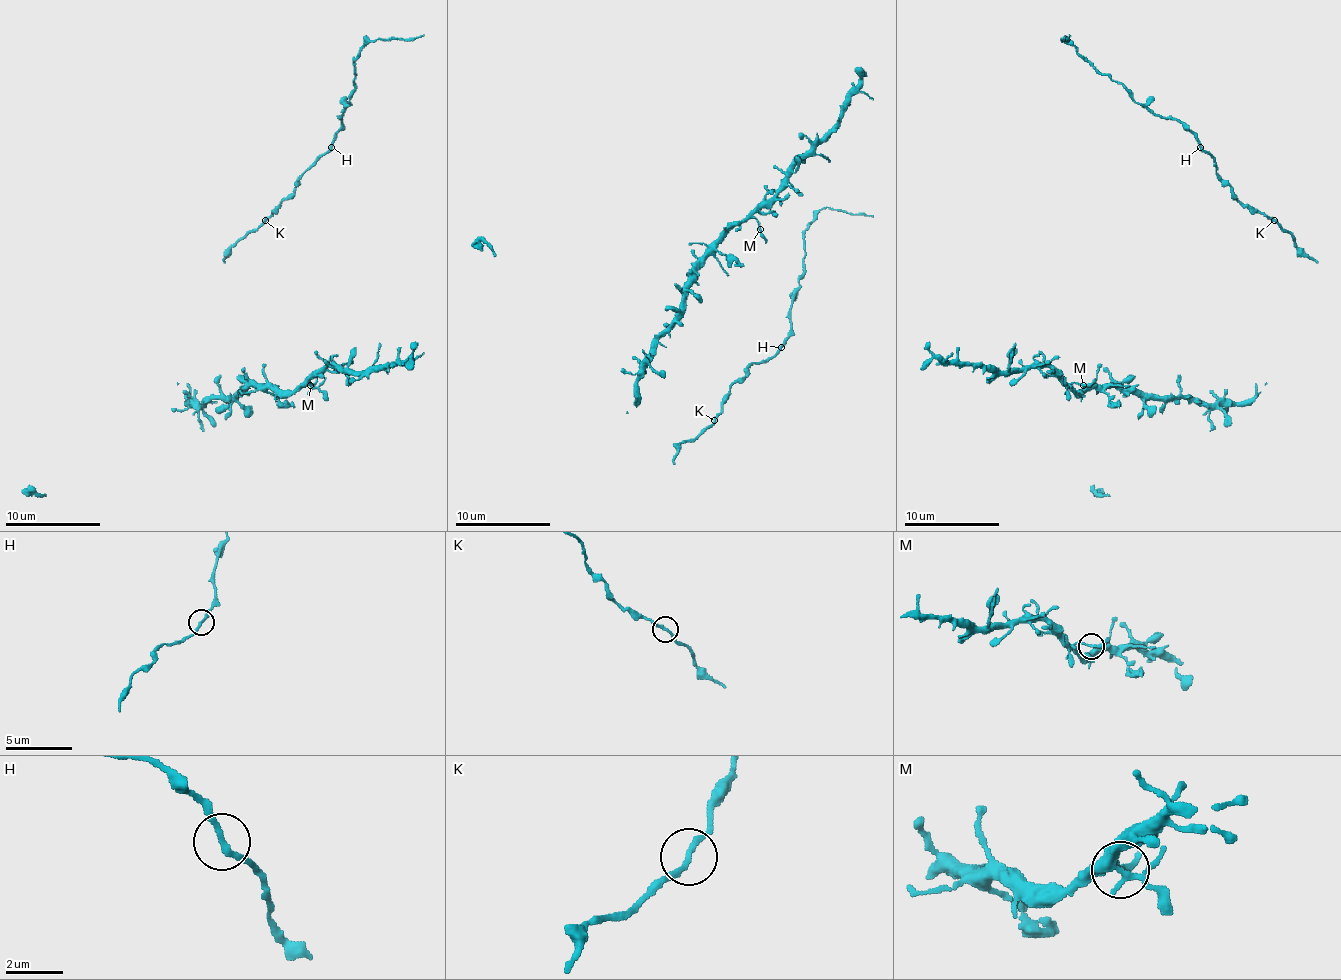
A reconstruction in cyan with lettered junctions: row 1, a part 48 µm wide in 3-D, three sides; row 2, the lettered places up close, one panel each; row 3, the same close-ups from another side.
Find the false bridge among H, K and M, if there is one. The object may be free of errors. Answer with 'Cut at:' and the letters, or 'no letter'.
Cut at: no letter

